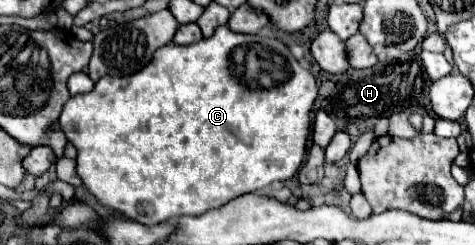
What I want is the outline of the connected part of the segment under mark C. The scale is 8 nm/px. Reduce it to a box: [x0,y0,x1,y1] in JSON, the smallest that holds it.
[58,26,318,226]

